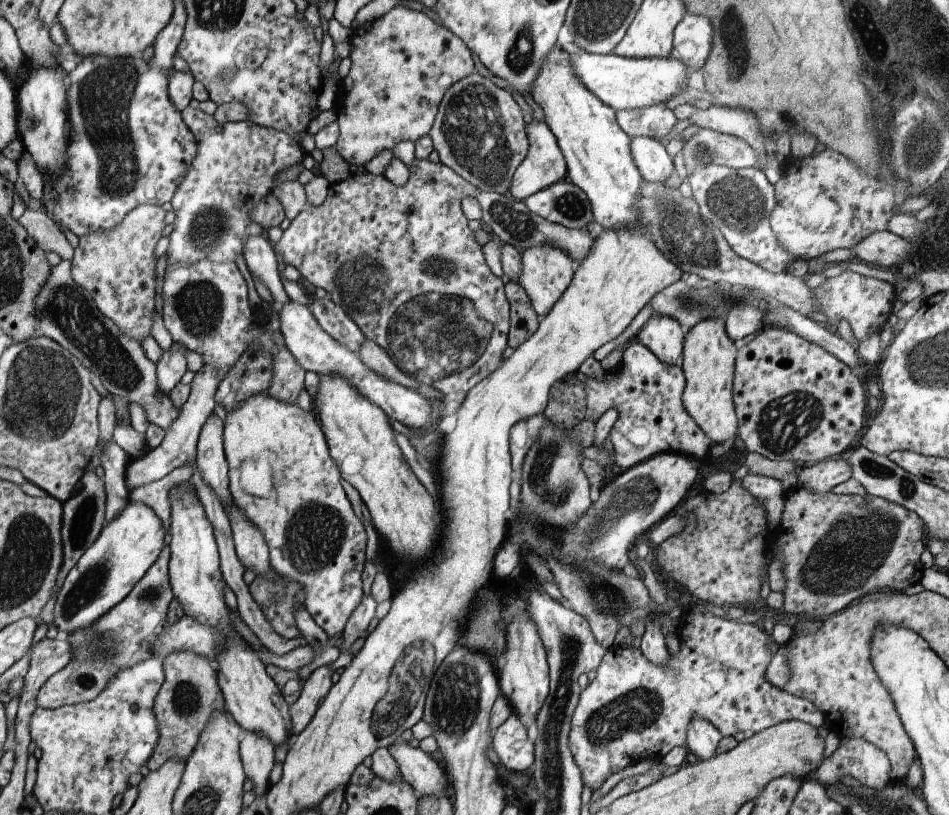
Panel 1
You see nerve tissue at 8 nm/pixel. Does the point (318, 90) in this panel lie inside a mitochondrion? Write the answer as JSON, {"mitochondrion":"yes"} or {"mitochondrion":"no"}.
{"mitochondrion":"no"}

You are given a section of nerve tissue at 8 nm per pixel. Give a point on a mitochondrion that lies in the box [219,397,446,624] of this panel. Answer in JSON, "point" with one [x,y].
{"point":[313,533]}

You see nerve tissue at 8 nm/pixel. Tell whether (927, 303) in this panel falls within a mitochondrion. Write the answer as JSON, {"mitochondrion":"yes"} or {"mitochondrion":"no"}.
{"mitochondrion":"no"}

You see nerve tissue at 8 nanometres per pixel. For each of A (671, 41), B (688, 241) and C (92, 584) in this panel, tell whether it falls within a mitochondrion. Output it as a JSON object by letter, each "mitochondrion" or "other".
{"A":"other","B":"mitochondrion","C":"mitochondrion"}

